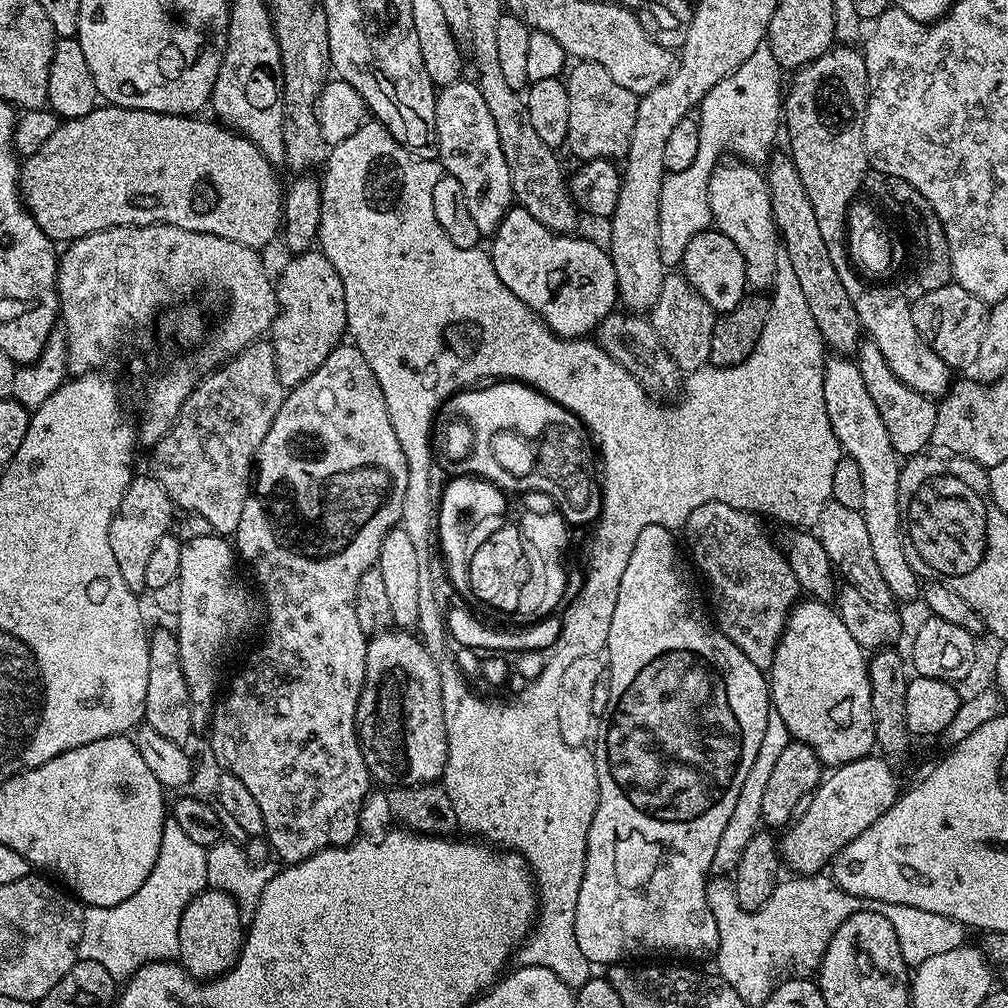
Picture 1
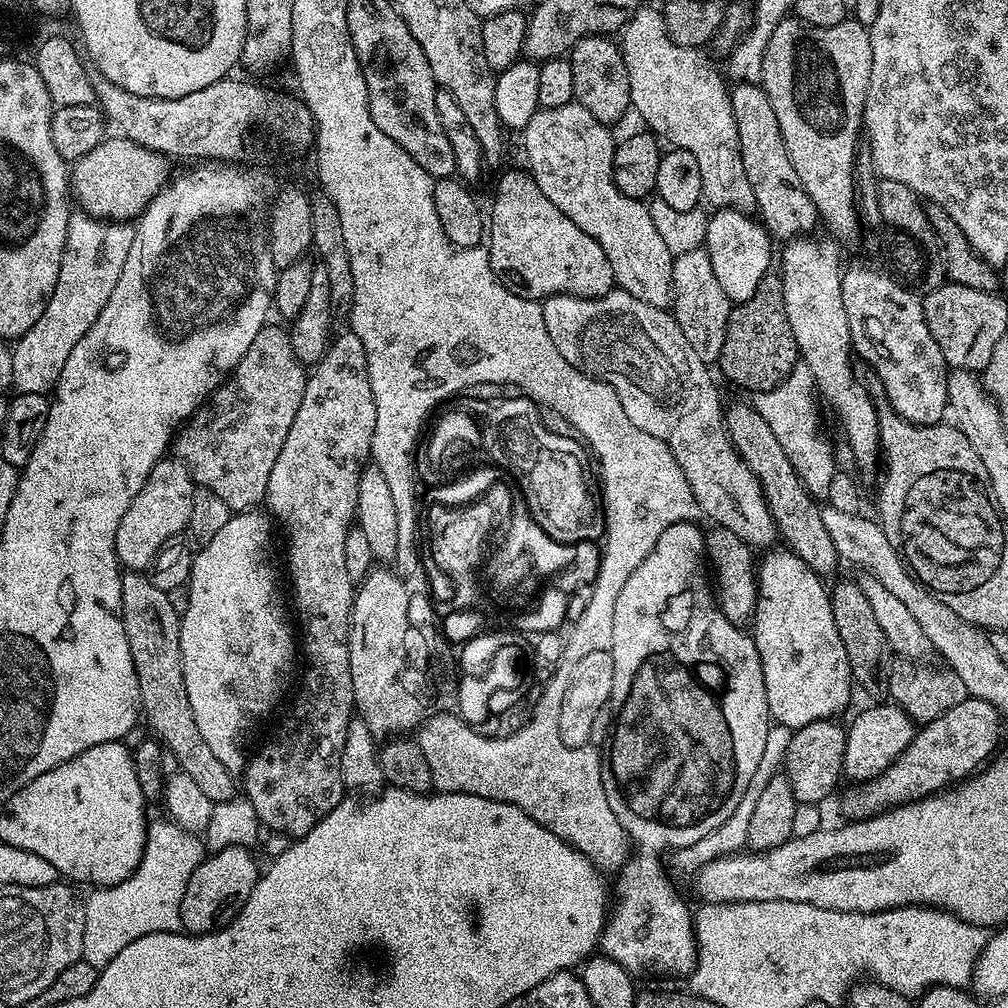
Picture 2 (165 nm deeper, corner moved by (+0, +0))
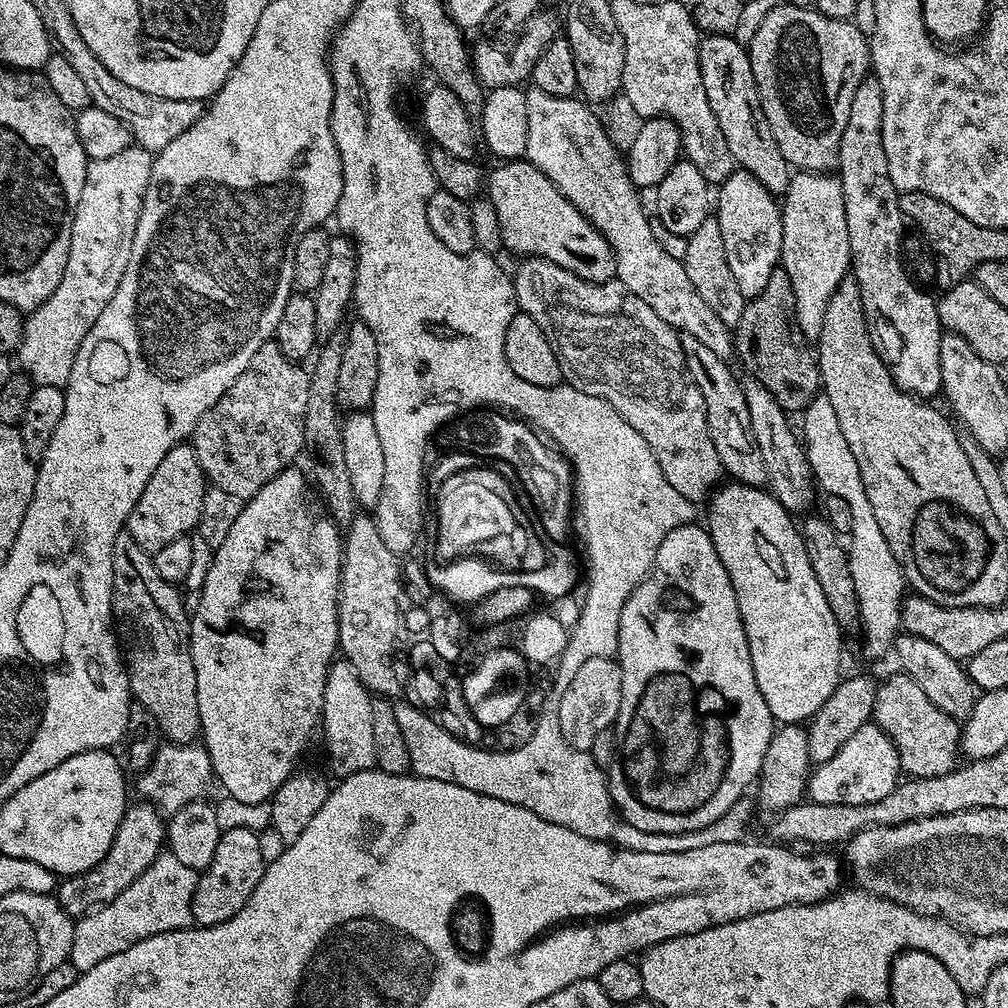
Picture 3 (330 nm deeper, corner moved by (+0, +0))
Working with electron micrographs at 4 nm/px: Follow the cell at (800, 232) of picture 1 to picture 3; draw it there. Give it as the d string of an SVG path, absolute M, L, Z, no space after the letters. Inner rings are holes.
M732 34L705 35L700 41L698 62L702 74L702 86L706 86L706 98L710 102L710 110L714 110L714 118L718 118L718 126L722 126L726 146L730 146L730 154L737 165L743 171L754 174L754 178L758 178L758 182L762 182L762 186L766 186L768 192L784 193L794 172L782 150L778 150L778 142L774 142L774 134L770 134L770 122L766 122L766 114L762 110L762 98L754 82L754 70L750 70L747 47L739 44Z

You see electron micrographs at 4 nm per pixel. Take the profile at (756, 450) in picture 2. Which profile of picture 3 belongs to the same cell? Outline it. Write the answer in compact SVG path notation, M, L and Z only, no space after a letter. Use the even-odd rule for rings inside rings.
M680 333L680 345L686 358L688 372L692 381L698 386L702 394L702 402L706 410L706 426L710 438L714 442L714 450L718 450L721 469L728 472L733 481L749 484L755 488L764 488L769 483L766 472L766 462L762 462L762 454L756 448L750 426L750 414L746 406L744 389L741 381L732 377L729 365L714 350L702 346L694 334Z

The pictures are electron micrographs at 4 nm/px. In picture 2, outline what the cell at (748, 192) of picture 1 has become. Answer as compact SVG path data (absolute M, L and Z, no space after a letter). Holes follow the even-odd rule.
M638 7L619 33L618 43L630 78L634 112L657 137L668 139L671 147L694 154L702 178L703 199L709 200L716 210L751 209L756 199L750 190L750 178L746 178L746 166L742 166L738 126L734 126L732 98L729 89L724 89L722 72L720 77L701 49L678 46L670 39L664 29L664 13L657 9L655 12Z

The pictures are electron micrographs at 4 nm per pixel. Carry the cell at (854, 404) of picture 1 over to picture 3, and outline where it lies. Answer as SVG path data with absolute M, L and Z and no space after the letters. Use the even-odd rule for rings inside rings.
M797 171L788 184L788 189L782 193L782 250L780 251L780 264L790 274L790 286L794 286L794 306L796 307L796 324L800 327L800 333L804 335L805 340L815 342L820 336L822 330L822 318L826 318L826 306L838 288L838 282L842 282L844 276L849 275L852 255L850 254L850 234L846 230L846 206L844 205L844 191L840 185L839 179L835 175L822 172L802 172Z

